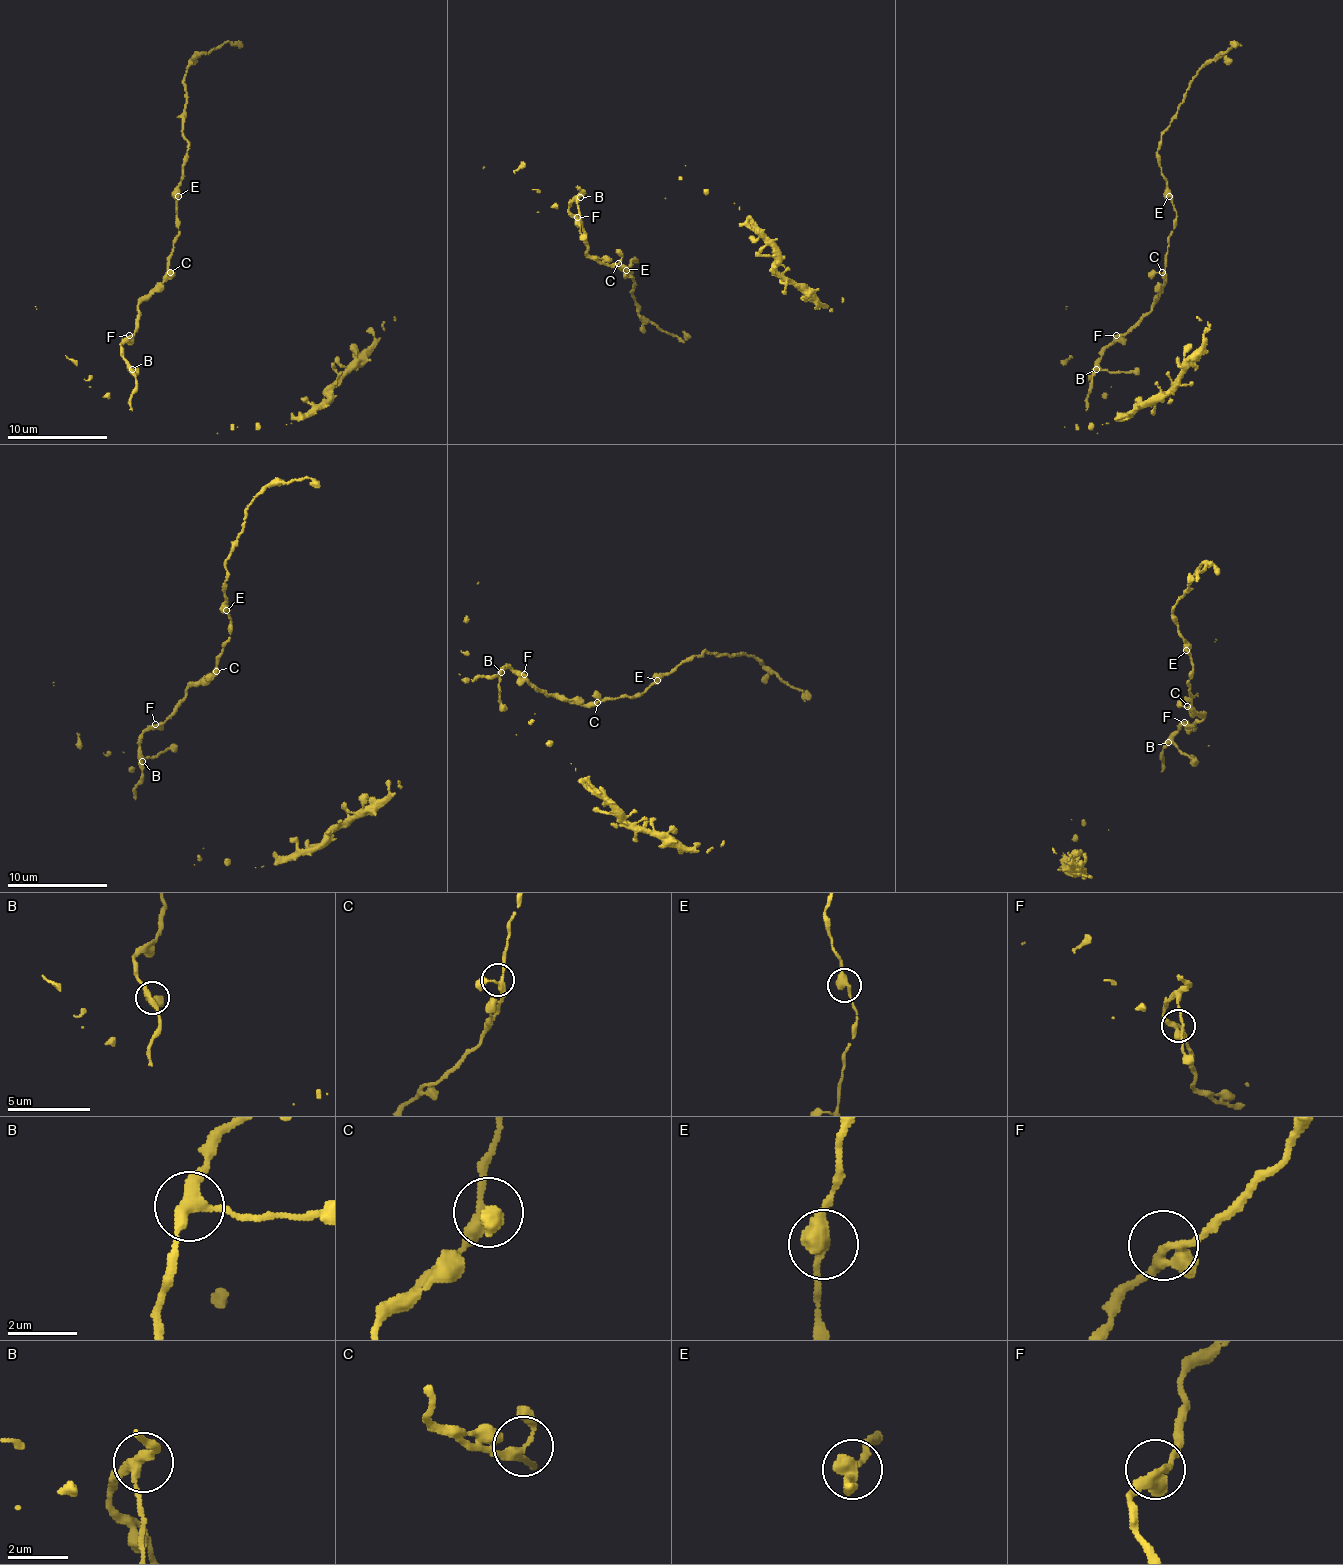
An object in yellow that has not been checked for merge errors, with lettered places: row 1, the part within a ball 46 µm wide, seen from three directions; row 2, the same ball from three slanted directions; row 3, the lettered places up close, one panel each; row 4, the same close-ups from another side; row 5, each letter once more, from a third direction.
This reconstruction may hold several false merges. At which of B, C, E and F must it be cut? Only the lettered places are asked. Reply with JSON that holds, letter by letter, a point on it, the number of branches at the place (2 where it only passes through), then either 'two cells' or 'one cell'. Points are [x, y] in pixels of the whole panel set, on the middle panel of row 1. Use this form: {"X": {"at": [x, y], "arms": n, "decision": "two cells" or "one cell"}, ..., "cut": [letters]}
{"B": {"at": [580, 197], "arms": 3, "decision": "one cell"}, "C": {"at": [618, 263], "arms": 3, "decision": "one cell"}, "E": {"at": [626, 270], "arms": 2, "decision": "one cell"}, "F": {"at": [577, 217], "arms": 3, "decision": "one cell"}, "cut": []}

